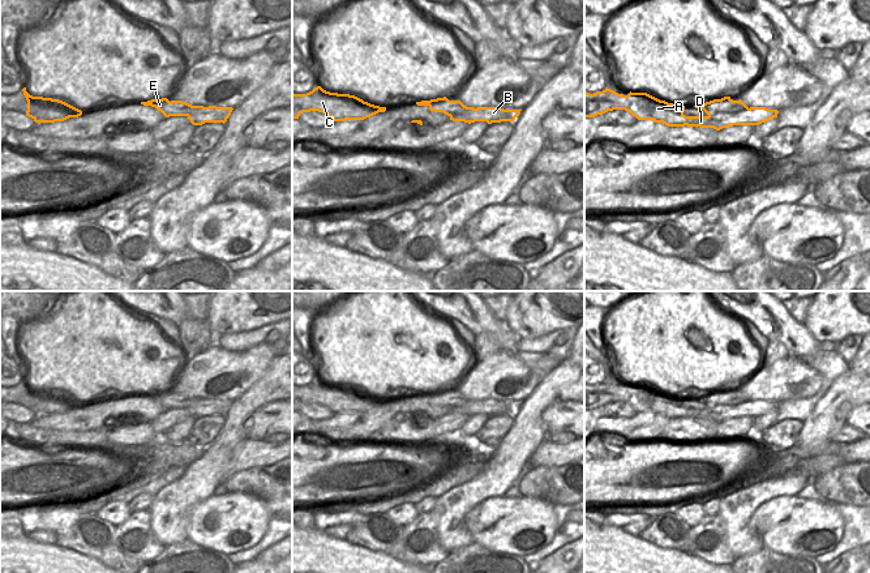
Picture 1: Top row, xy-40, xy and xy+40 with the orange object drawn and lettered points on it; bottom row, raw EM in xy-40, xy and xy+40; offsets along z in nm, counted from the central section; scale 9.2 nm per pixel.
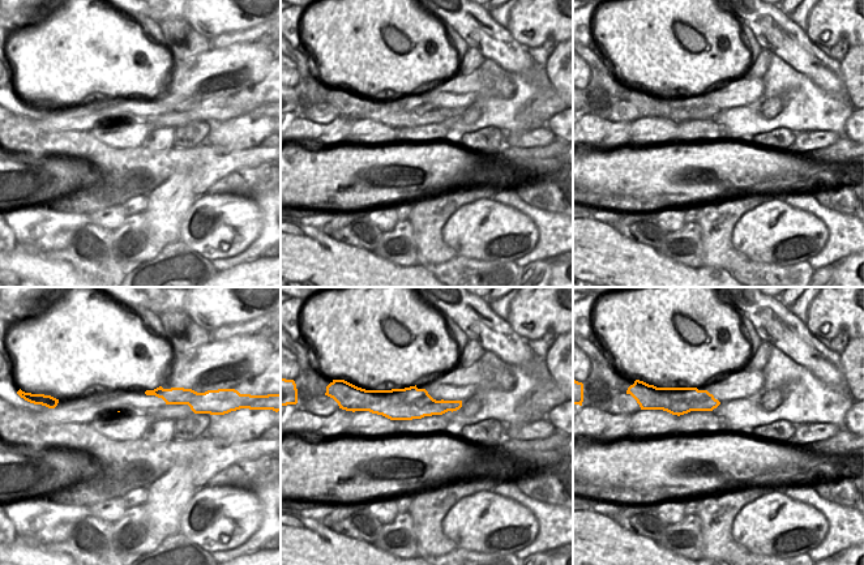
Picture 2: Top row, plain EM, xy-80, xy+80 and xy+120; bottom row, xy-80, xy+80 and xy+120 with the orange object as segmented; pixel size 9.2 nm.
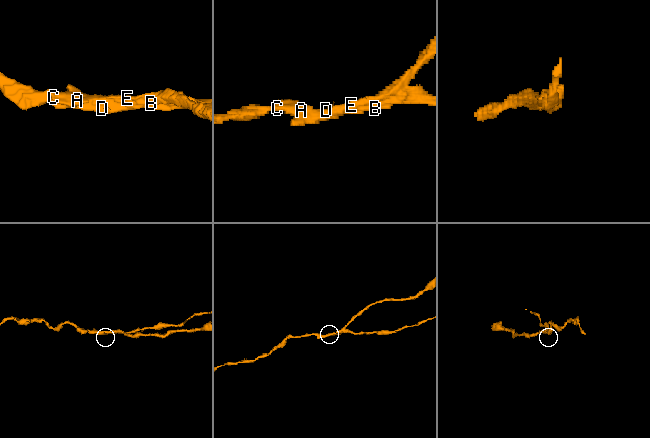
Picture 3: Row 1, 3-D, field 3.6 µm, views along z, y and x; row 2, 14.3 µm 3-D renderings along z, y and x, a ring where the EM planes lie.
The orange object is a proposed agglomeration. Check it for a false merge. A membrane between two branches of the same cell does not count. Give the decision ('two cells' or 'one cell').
two cells

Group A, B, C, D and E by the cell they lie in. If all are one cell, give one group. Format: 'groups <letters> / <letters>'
groups A B C D / E

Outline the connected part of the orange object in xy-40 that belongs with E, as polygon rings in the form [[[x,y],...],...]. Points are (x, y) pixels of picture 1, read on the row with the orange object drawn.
[[[167,98],[141,102],[141,104],[155,107],[166,117],[170,117],[170,116],[188,116],[188,115],[192,114],[192,111],[196,107],[203,107],[203,106],[192,106],[192,104],[189,104],[187,102],[183,102],[183,101],[171,101],[170,102]]]

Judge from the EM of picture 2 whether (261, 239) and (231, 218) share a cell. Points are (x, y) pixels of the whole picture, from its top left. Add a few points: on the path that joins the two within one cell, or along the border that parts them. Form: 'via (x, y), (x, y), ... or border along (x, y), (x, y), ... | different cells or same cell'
border along (257, 205), (261, 213), (261, 231), (234, 256) | different cells

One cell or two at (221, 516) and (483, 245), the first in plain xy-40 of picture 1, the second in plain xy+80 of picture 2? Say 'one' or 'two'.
one

